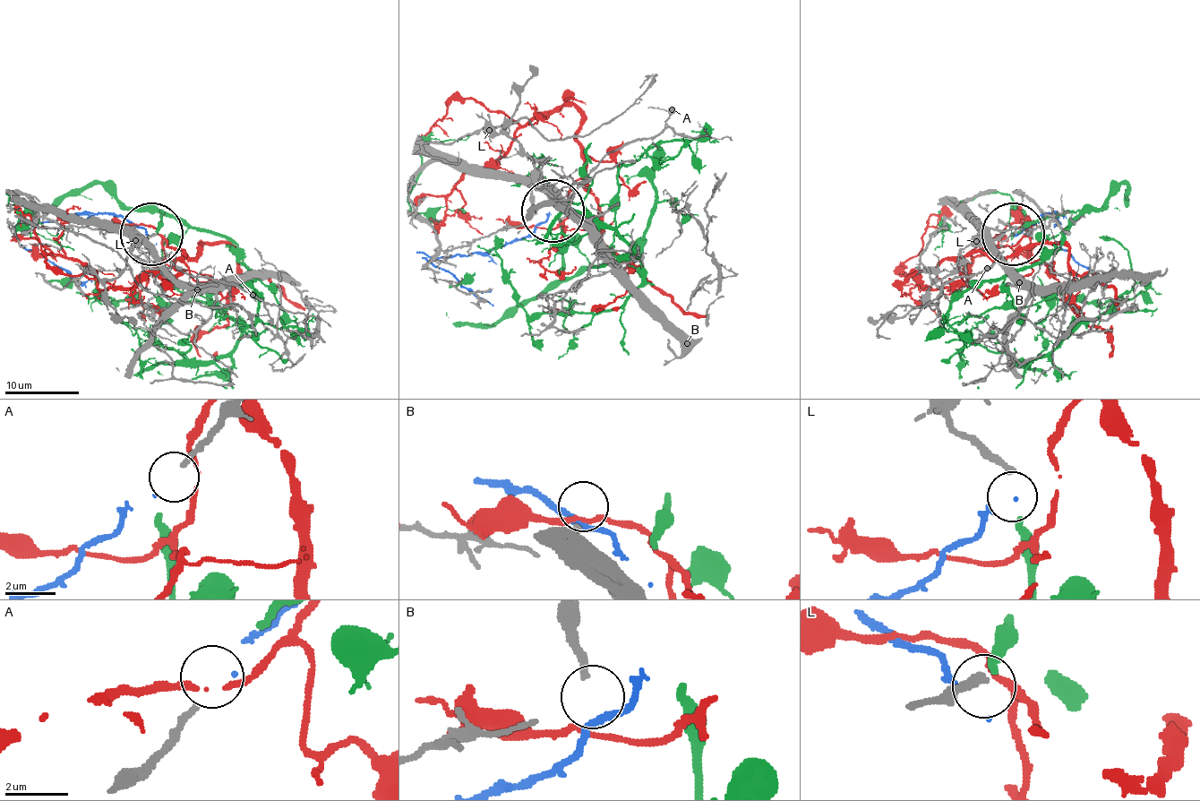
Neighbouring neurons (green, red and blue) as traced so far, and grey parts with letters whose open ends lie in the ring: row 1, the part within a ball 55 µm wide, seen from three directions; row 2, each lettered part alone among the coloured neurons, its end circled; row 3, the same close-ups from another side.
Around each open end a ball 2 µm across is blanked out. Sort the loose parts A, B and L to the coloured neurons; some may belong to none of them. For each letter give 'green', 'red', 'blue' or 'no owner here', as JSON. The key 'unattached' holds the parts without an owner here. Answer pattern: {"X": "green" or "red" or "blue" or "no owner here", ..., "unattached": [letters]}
{"A": "blue", "B": "no owner here", "L": "green", "unattached": ["B"]}

